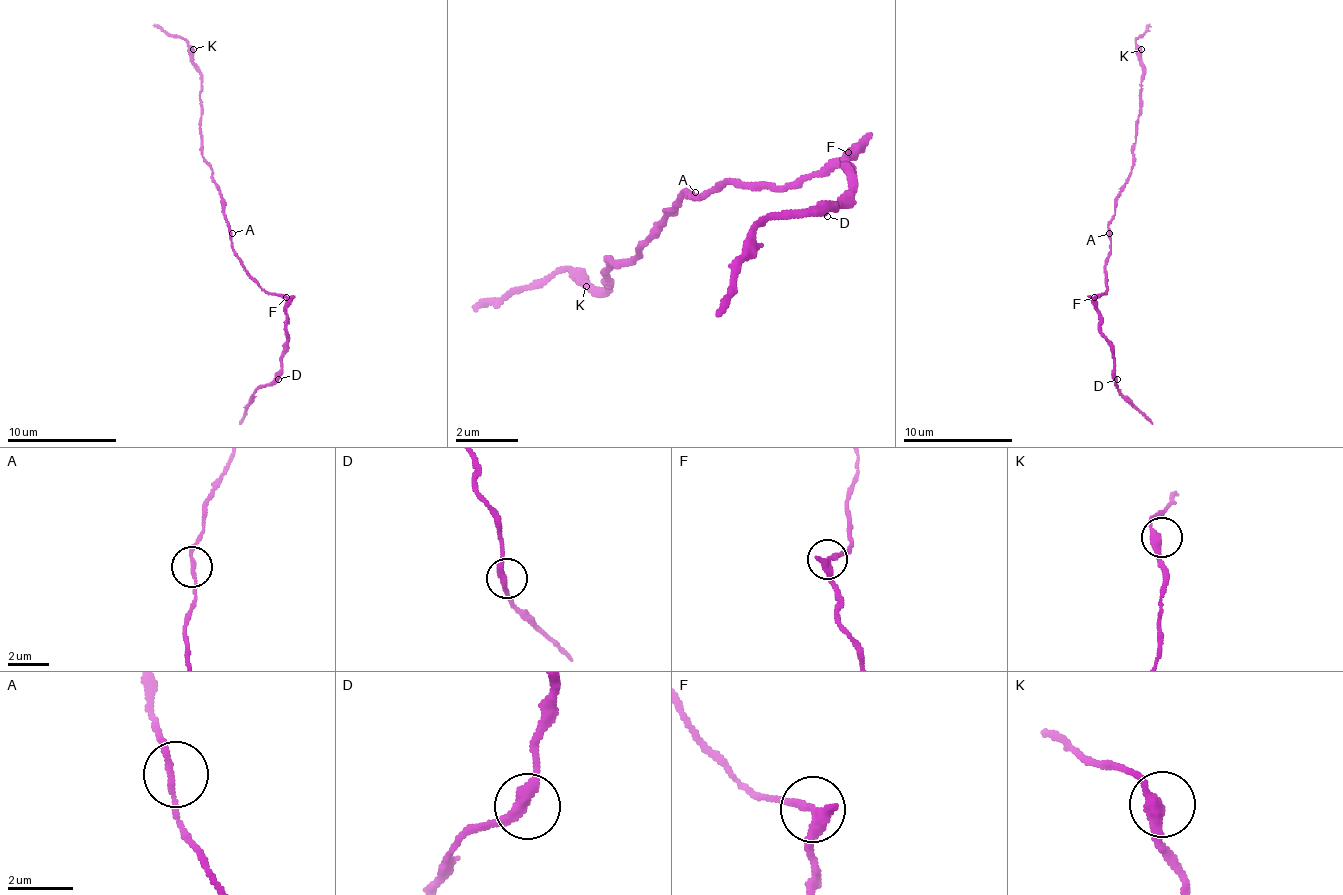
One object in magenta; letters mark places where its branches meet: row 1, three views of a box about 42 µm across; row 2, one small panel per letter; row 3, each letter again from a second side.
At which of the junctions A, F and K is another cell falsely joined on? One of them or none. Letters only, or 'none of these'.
none of these

